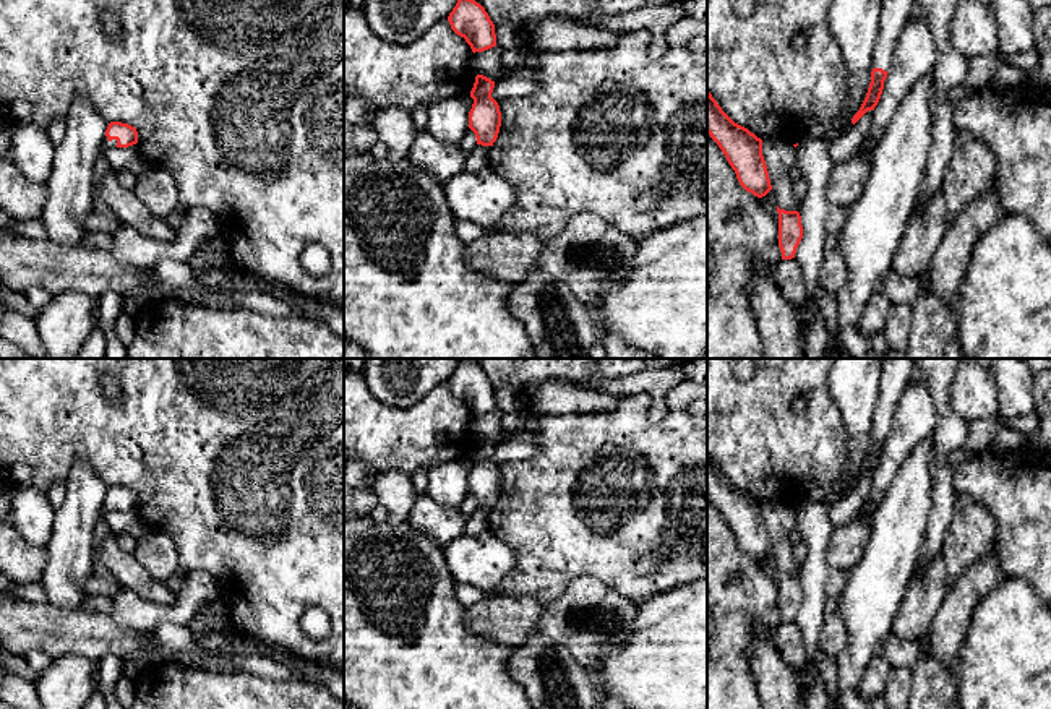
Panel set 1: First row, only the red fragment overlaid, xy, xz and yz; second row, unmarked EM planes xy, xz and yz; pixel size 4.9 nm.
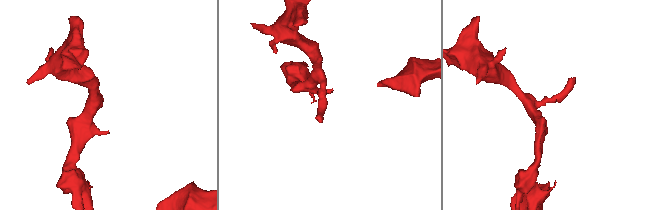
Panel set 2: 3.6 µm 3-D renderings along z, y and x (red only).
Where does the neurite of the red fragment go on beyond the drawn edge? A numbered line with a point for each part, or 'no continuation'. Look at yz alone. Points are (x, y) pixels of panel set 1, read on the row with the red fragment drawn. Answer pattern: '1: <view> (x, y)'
1: yz (894, 15)

